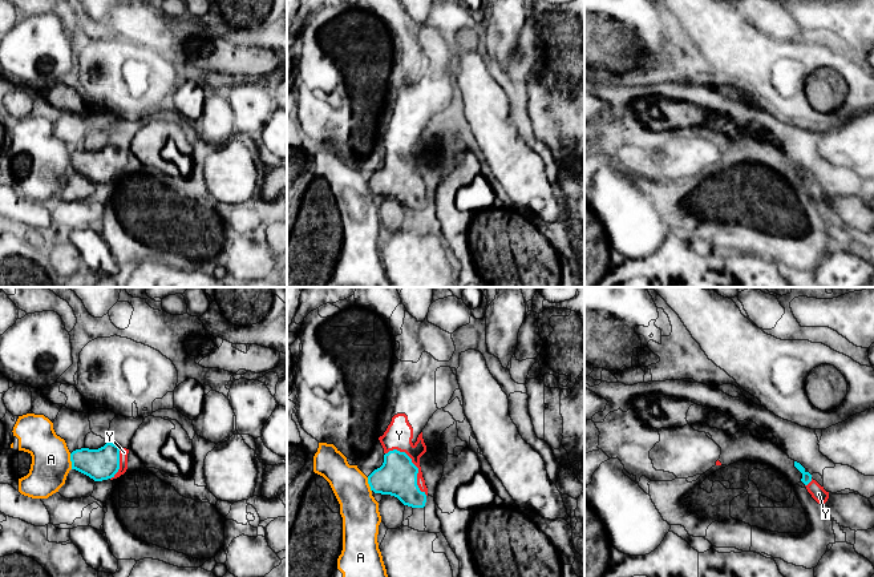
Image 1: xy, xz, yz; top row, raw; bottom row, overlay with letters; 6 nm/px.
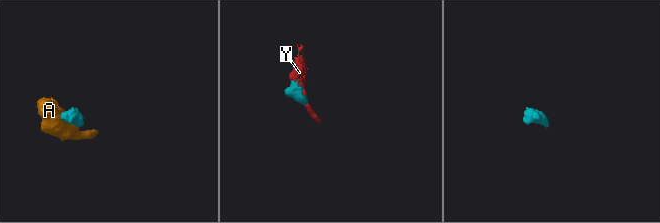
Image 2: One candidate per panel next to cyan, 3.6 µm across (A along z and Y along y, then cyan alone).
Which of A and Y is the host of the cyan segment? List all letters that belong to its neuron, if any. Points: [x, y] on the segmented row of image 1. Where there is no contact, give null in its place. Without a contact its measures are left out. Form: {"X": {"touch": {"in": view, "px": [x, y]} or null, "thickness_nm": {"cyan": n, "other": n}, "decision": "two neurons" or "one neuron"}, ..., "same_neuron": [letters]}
{"A": {"touch": {"in": "xy", "px": [71, 460]}, "thickness_nm": {"cyan": 190, "other": 240}, "decision": "two neurons"}, "Y": {"touch": {"in": "xz", "px": [415, 465]}, "thickness_nm": {"cyan": 240, "other": 170}, "decision": "one neuron"}, "same_neuron": ["Y"]}

